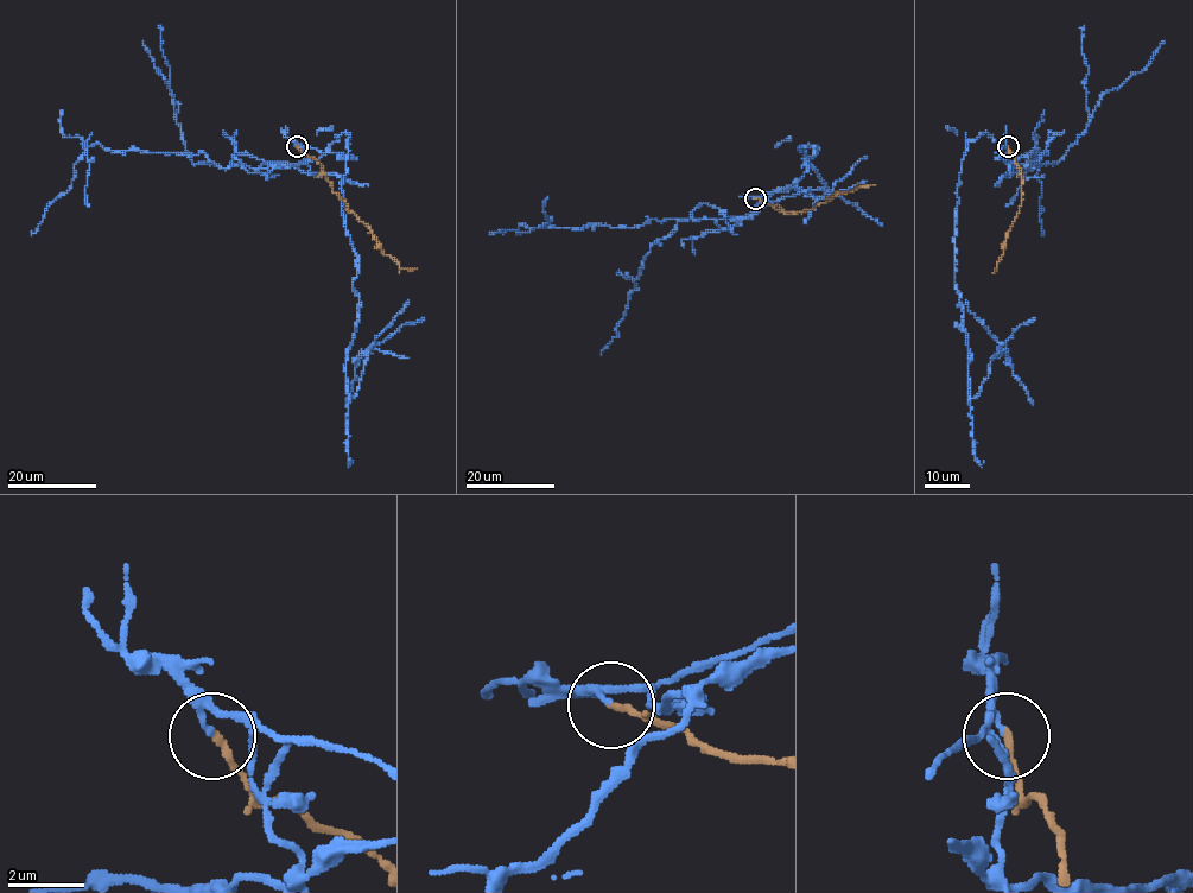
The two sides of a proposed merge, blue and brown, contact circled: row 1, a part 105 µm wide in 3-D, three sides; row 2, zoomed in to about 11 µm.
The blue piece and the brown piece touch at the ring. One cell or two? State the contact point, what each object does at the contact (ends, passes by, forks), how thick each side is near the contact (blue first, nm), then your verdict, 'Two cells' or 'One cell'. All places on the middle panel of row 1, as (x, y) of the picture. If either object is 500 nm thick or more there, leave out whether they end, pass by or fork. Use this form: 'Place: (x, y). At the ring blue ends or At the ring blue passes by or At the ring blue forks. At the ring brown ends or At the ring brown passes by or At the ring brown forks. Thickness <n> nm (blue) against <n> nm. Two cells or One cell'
Place: (755, 198). At the ring blue passes by. At the ring brown ends. Thickness 100 nm (blue) against 180 nm. Two cells

